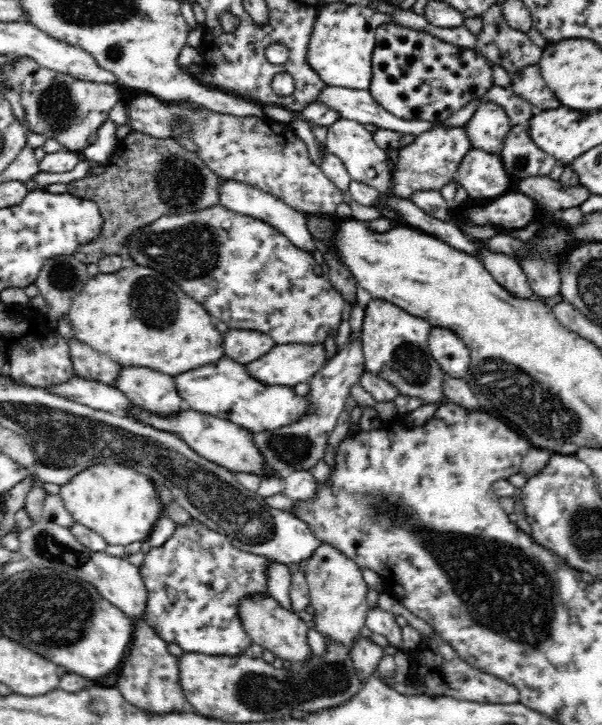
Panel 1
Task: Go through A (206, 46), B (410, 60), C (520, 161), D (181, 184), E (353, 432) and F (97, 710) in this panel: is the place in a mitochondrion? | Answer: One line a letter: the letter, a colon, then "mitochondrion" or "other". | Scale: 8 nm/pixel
A: other
B: other
C: mitochondrion
D: mitochondrion
E: other
F: mitochondrion

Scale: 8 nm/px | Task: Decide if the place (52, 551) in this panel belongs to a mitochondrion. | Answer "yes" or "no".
yes

